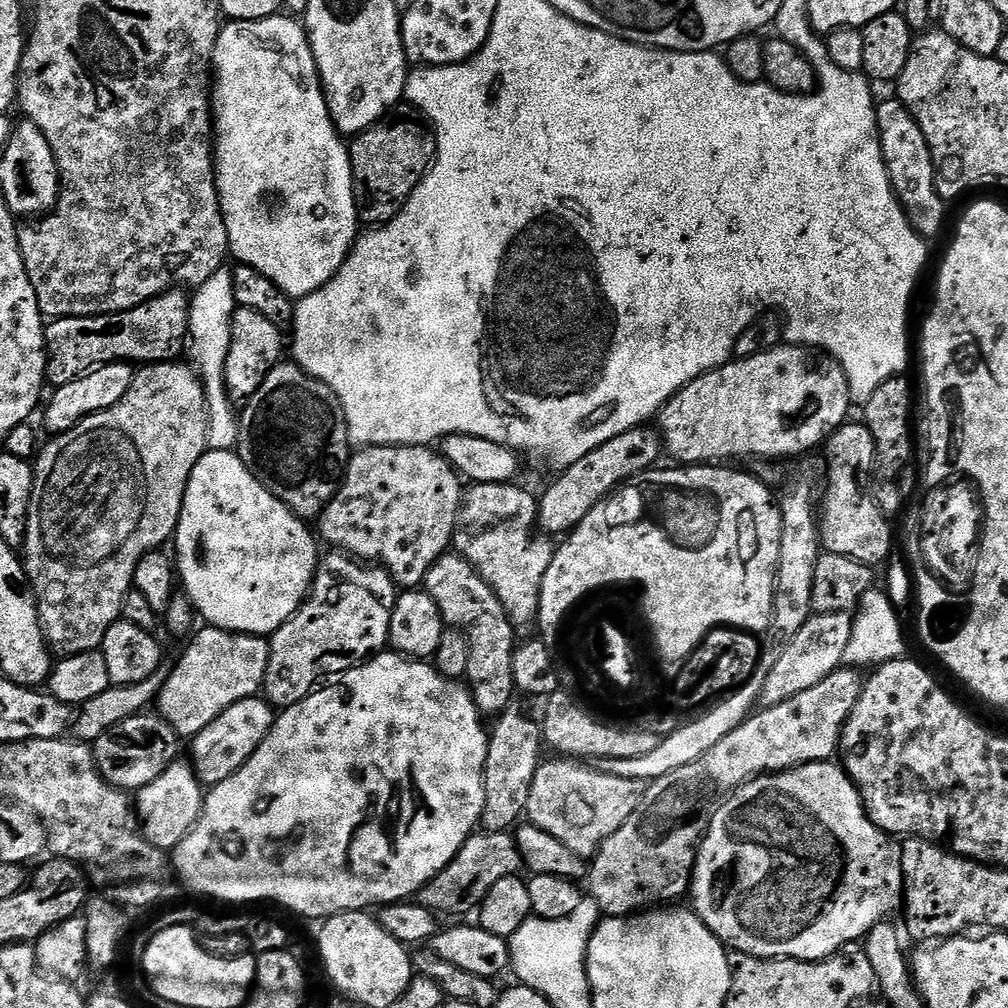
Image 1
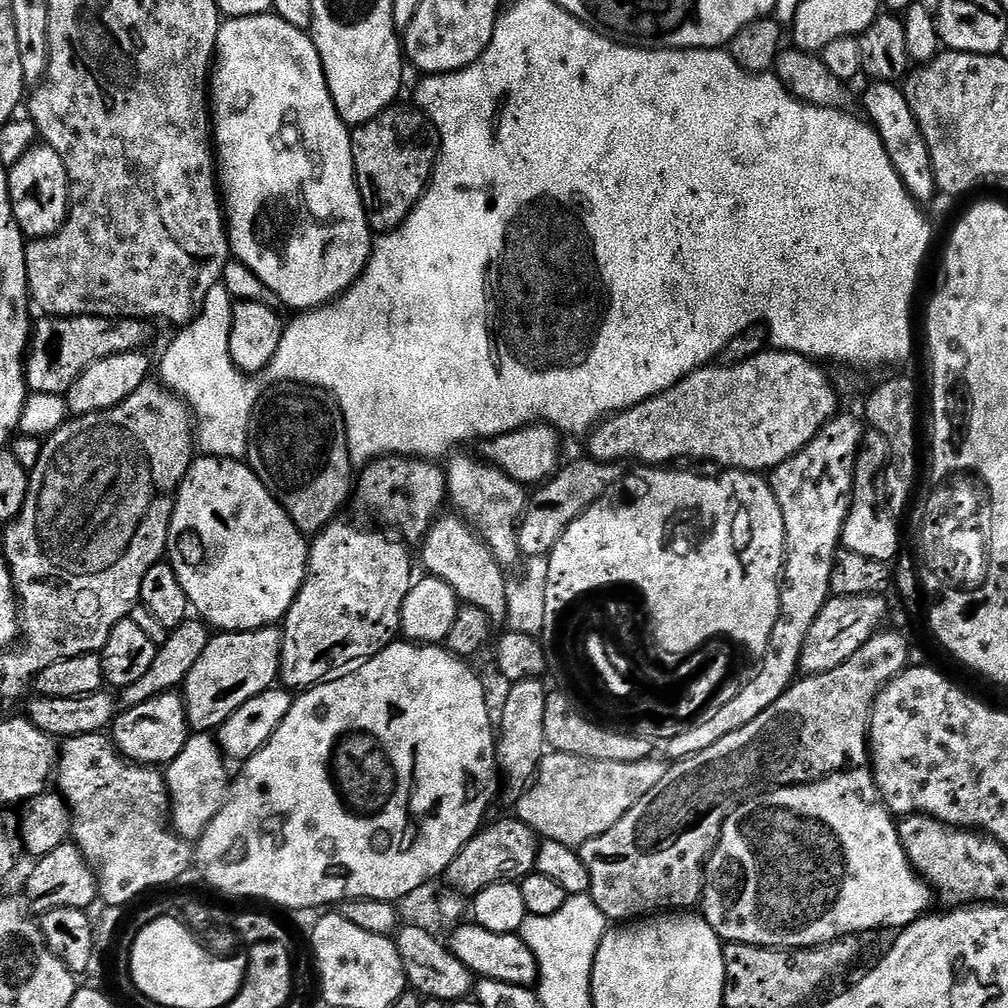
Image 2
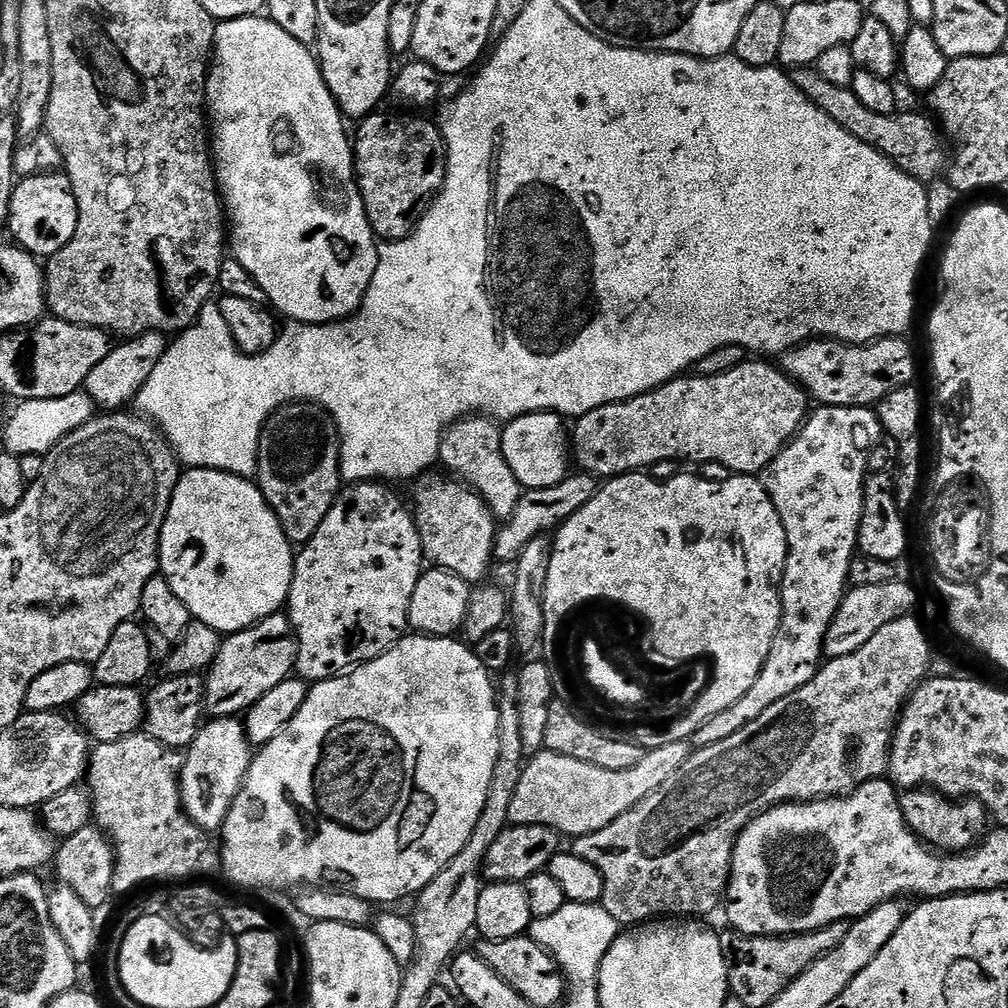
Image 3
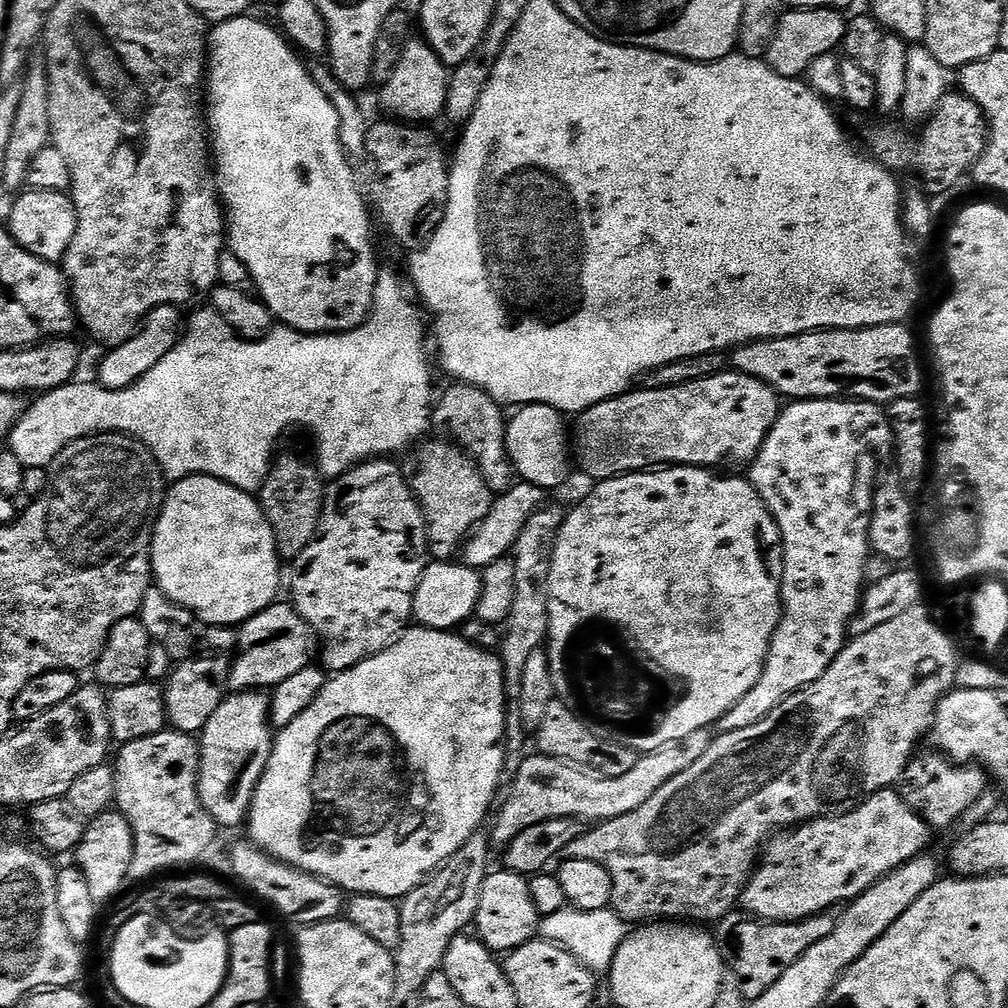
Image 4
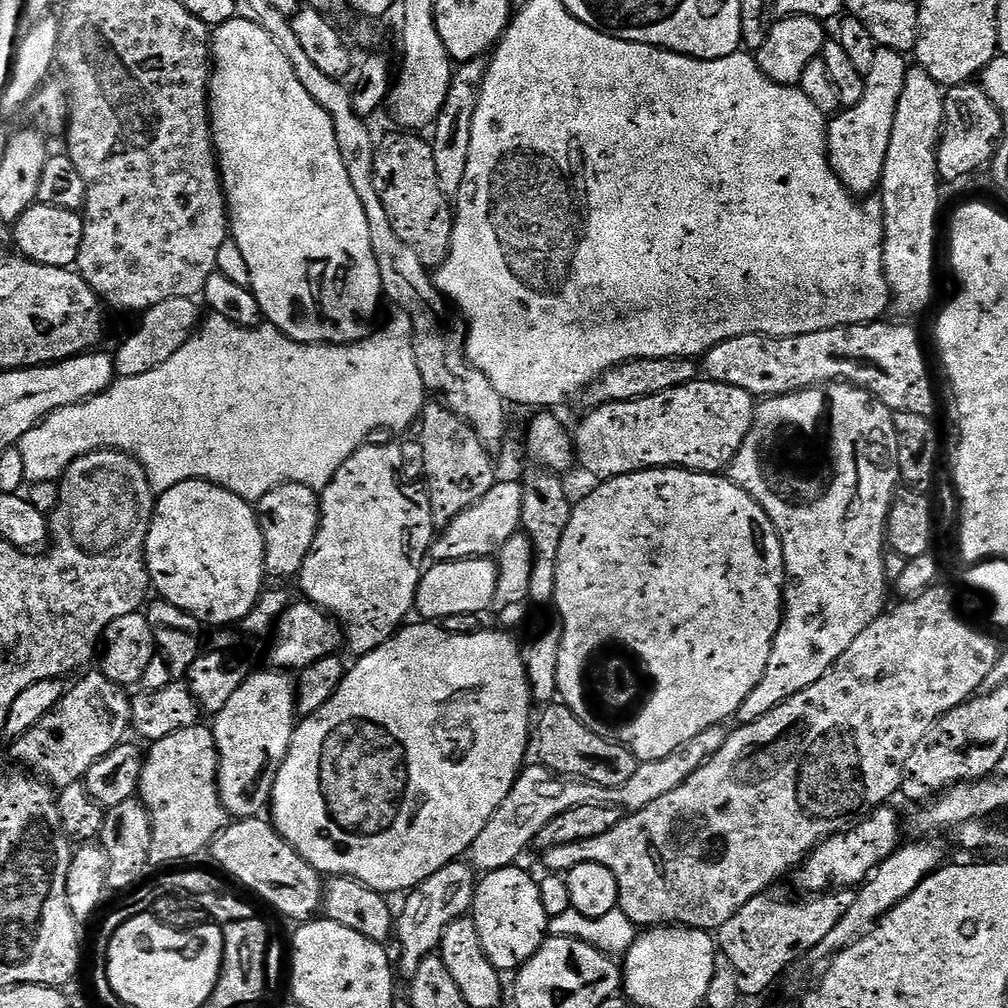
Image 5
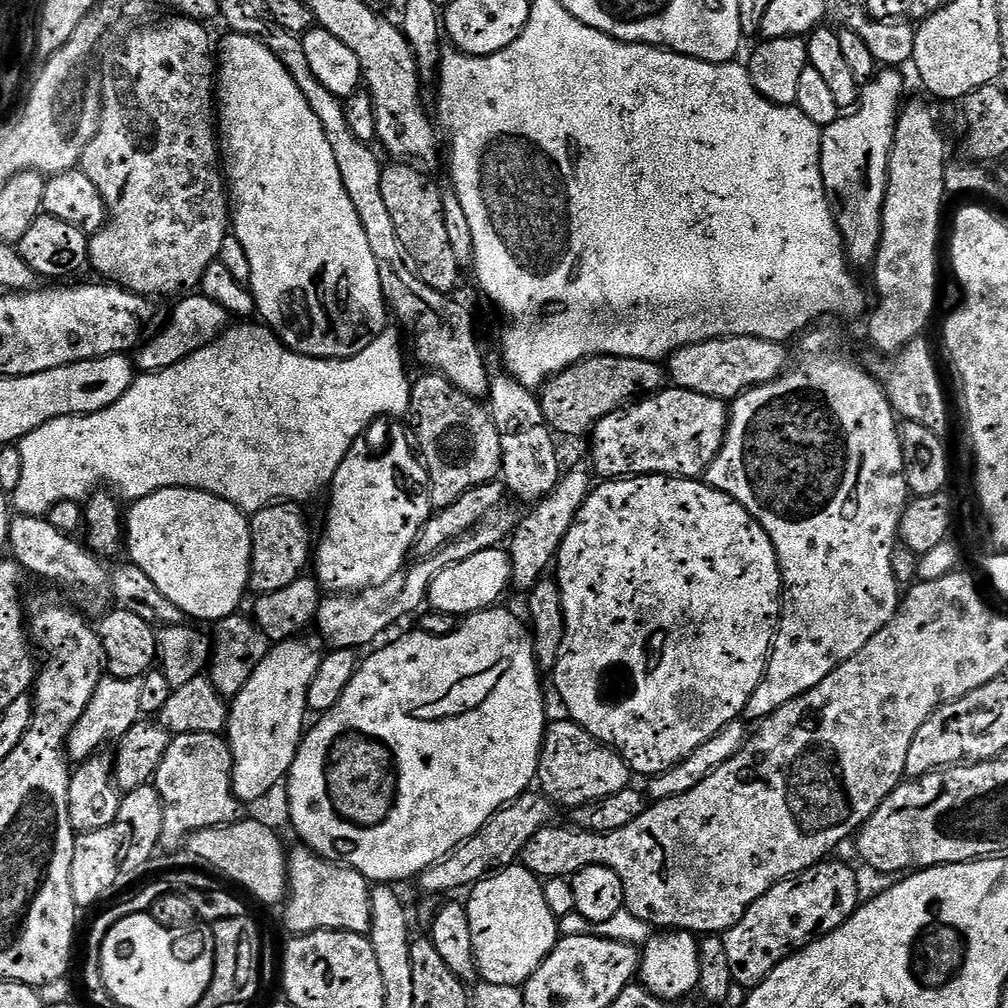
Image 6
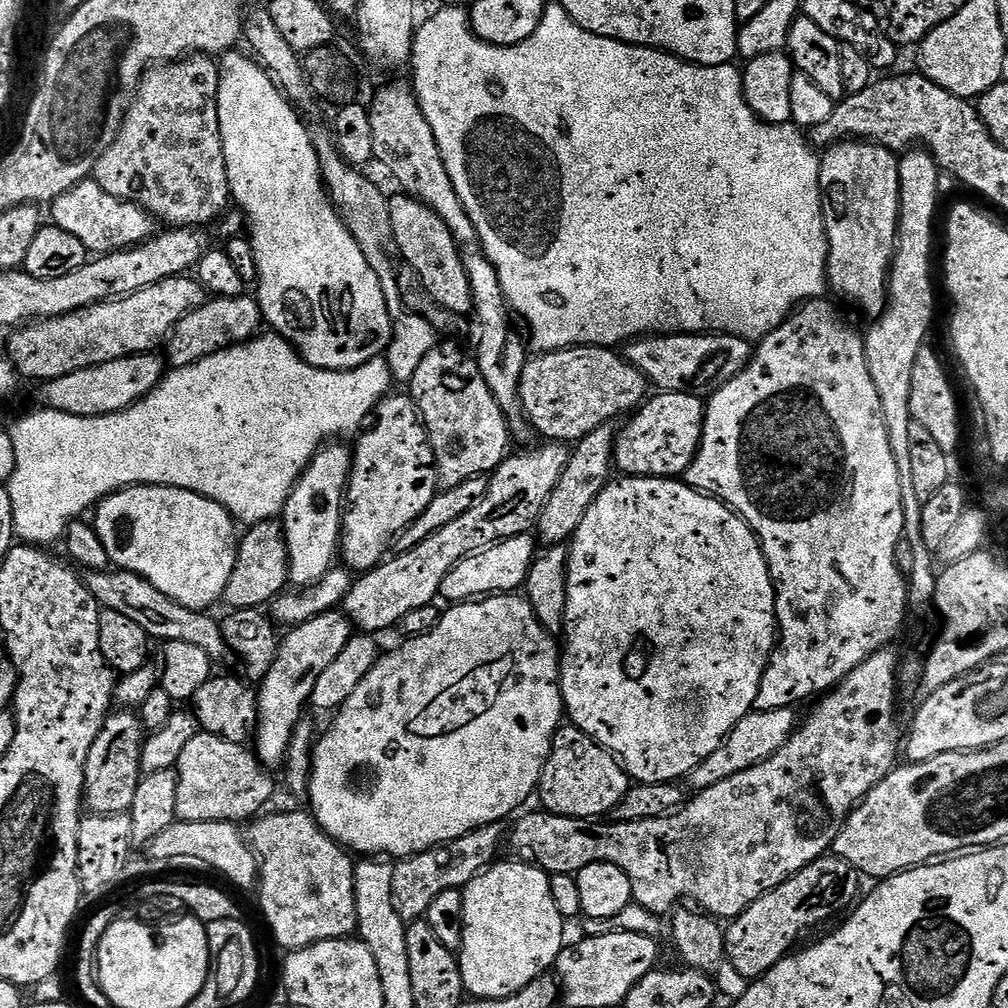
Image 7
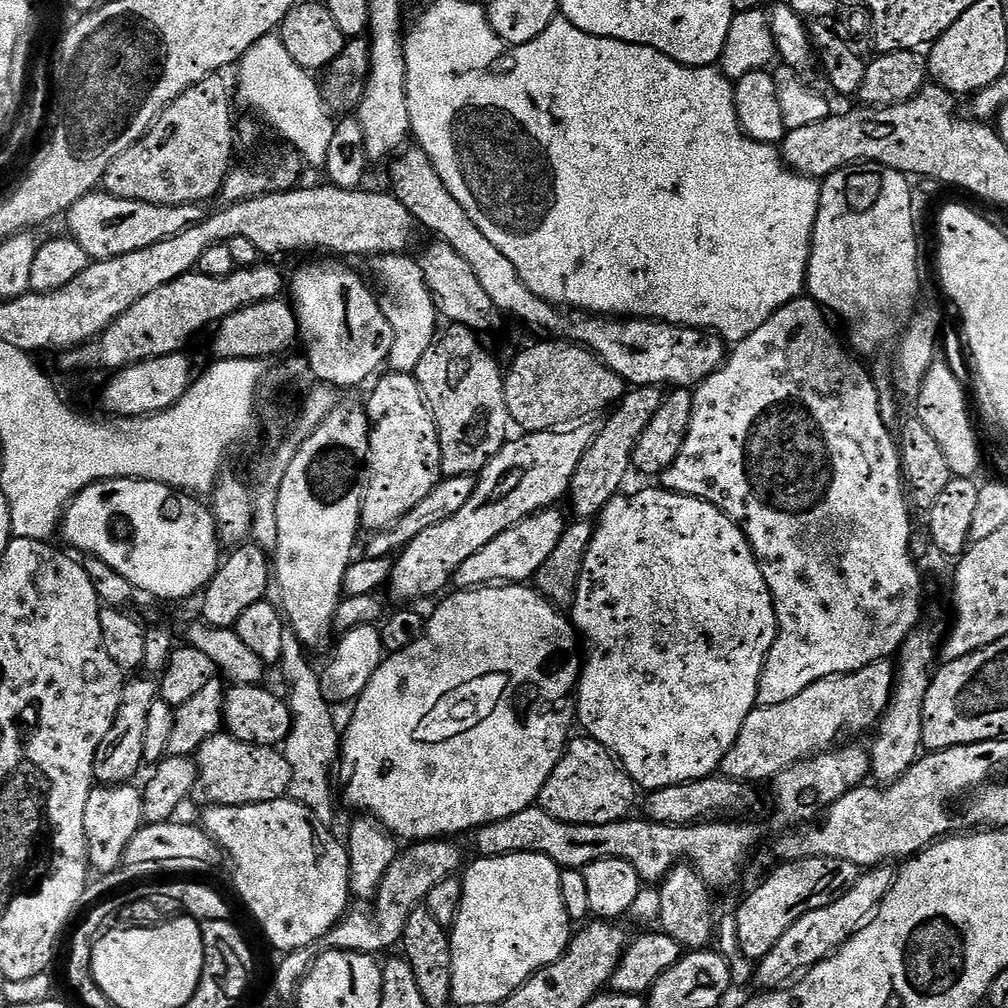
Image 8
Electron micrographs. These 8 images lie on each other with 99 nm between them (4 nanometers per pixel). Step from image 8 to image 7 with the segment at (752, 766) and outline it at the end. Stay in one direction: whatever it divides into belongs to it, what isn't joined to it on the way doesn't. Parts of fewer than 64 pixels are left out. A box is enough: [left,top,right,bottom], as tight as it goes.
[686,707,798,793]

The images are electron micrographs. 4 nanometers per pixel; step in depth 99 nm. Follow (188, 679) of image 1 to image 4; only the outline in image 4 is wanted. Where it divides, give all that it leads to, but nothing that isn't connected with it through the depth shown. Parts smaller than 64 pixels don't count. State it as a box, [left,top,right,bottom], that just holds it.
[231,602,318,692]

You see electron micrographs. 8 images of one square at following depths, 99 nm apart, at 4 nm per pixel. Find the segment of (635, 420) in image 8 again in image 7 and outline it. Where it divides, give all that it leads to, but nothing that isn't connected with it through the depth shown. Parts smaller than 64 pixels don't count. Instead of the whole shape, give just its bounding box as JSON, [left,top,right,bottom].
[534,423,618,546]

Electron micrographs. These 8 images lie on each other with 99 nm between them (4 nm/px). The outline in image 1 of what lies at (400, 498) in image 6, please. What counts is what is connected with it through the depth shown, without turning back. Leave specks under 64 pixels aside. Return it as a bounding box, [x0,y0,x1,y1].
[262,550,398,710]

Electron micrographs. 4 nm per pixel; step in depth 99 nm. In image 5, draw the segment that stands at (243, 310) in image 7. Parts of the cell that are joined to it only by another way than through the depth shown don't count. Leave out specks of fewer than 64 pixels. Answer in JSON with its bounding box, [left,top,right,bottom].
[114,298,202,377]

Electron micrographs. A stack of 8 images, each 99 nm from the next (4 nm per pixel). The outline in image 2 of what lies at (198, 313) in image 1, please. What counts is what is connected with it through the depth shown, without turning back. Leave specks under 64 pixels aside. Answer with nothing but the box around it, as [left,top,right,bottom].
[160,283,262,460]

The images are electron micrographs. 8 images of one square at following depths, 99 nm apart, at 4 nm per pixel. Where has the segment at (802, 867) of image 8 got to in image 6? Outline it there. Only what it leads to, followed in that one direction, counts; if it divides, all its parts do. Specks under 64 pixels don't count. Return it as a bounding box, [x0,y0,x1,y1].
[722,862,862,990]

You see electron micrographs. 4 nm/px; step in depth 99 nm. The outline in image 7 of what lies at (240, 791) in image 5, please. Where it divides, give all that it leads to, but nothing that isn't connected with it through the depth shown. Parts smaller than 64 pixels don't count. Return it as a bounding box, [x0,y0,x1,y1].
[254,610,354,766]

